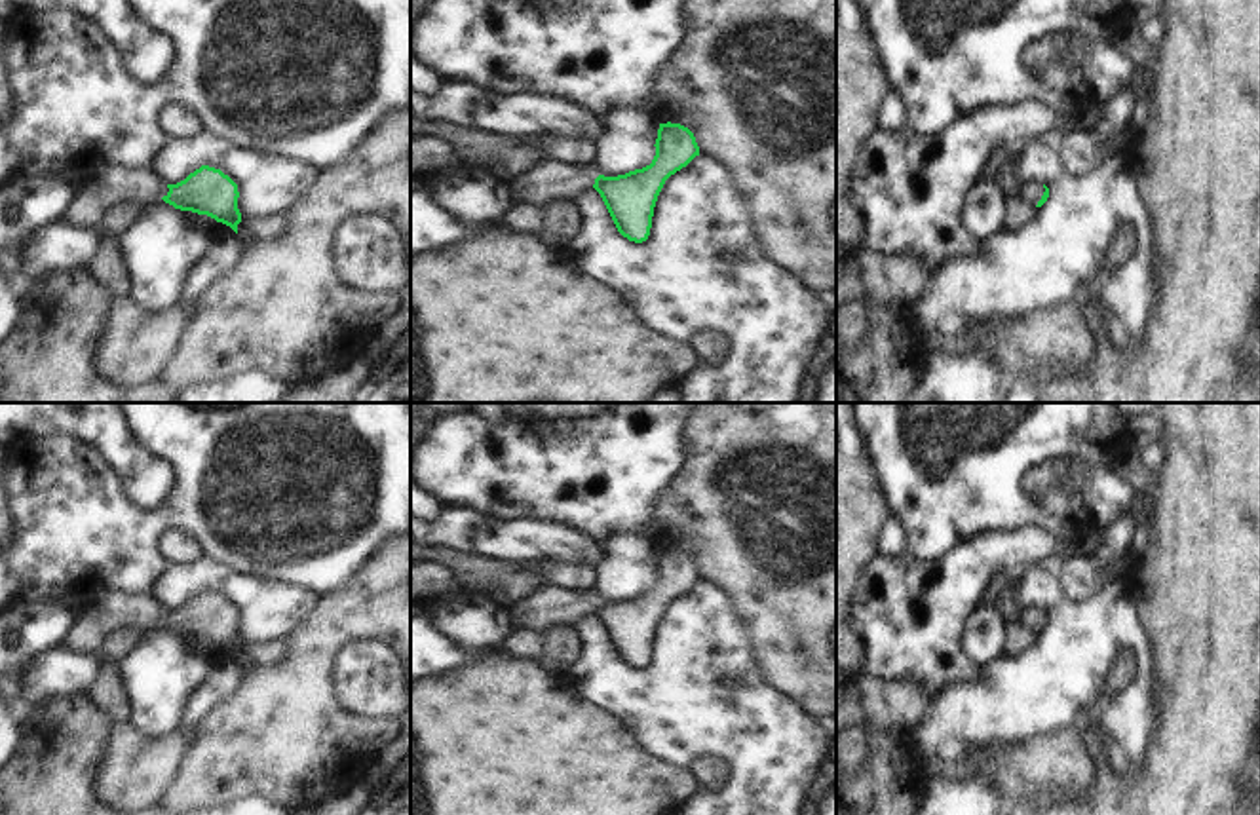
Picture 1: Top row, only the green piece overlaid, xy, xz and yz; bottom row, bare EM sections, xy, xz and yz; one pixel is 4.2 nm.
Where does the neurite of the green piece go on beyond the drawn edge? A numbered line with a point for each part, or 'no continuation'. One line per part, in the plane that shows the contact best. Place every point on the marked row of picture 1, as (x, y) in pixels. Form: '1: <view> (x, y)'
1: yz (1032, 192)

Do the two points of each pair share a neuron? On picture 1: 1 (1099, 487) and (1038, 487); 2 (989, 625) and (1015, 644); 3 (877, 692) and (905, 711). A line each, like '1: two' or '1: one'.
1: one
2: two
3: one

